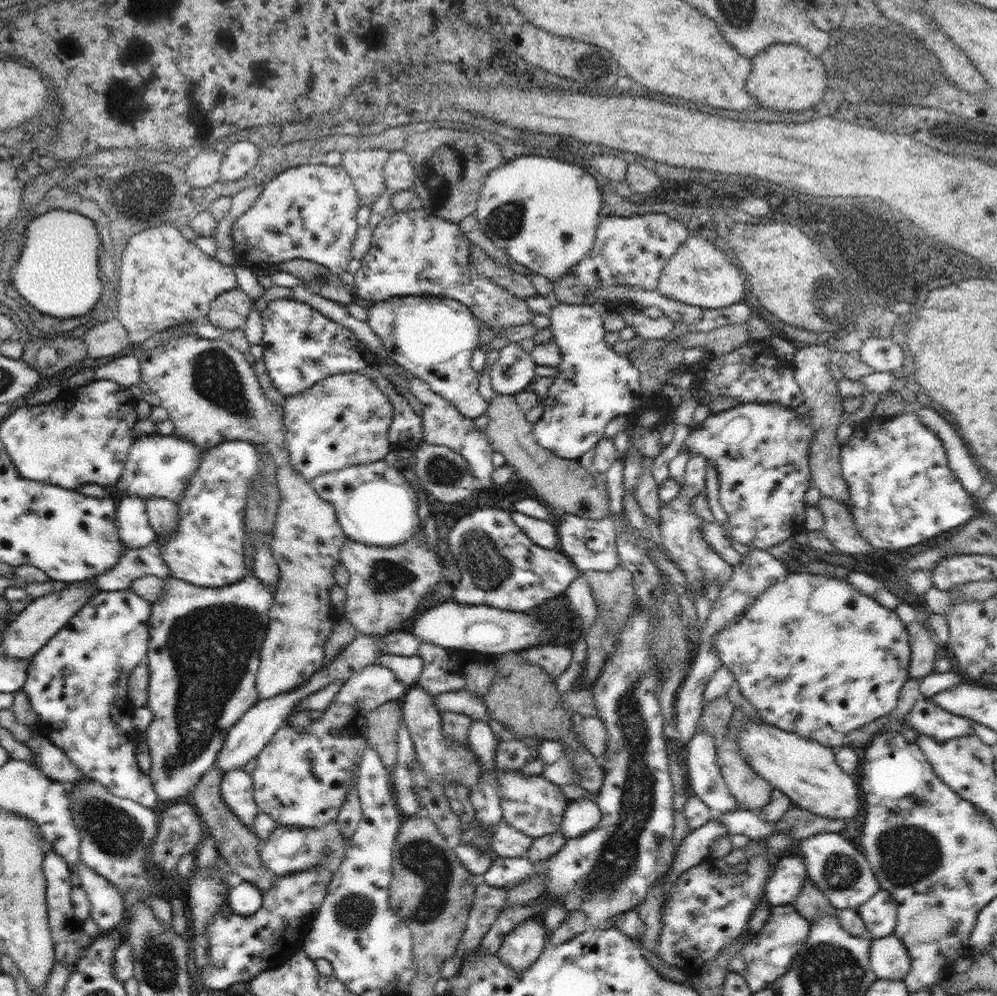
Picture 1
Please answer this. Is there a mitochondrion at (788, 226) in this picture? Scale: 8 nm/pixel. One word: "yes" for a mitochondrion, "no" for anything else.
no

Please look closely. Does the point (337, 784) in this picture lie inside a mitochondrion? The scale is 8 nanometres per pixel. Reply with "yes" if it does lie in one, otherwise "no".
no

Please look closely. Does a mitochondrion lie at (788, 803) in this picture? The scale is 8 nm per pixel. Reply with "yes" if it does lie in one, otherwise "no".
no

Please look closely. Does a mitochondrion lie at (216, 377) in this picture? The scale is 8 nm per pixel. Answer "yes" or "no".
yes

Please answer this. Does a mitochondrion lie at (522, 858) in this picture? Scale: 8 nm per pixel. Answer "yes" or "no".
no

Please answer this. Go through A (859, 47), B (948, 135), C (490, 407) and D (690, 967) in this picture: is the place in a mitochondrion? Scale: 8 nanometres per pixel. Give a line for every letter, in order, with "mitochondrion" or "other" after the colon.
A: mitochondrion
B: other
C: other
D: other

